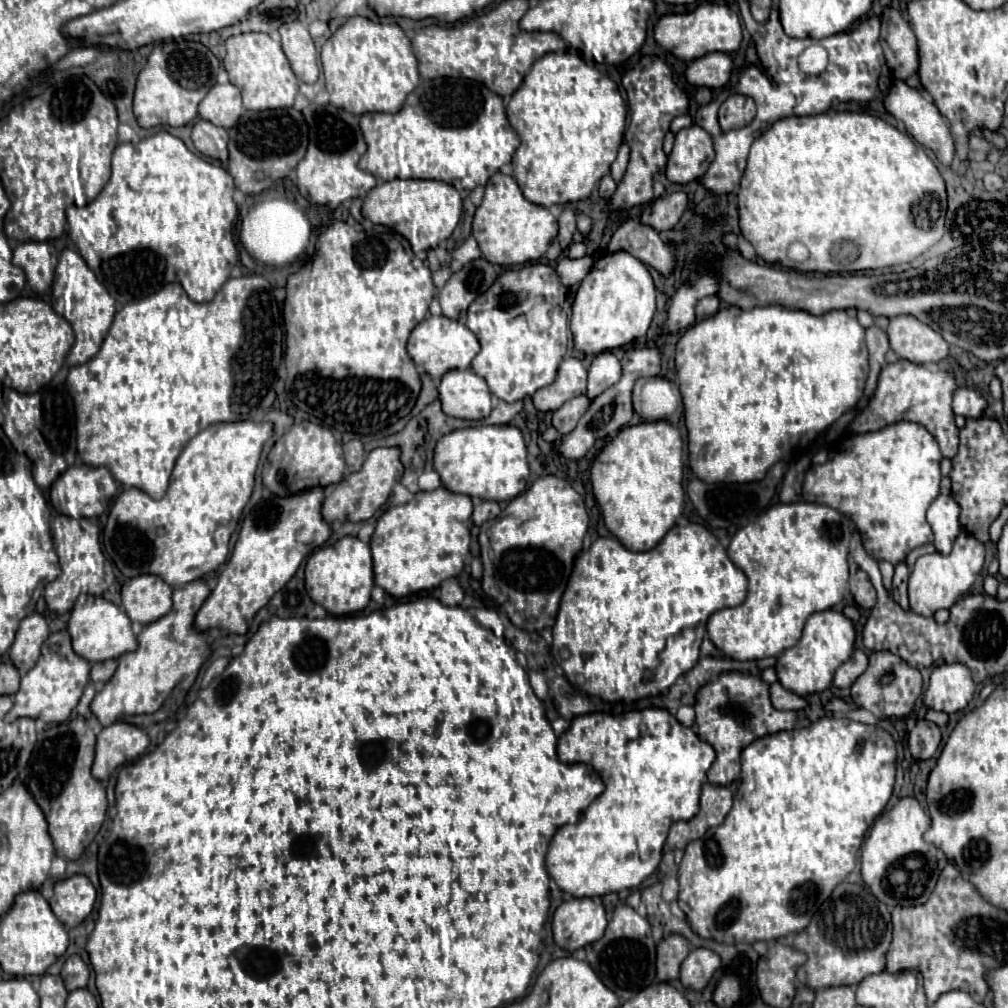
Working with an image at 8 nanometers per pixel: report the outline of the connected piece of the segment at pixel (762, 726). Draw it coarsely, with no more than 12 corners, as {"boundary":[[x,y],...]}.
{"boundary":[[740,672],[702,686],[698,736],[716,750],[708,782],[740,778],[740,752],[792,730],[766,682]]}

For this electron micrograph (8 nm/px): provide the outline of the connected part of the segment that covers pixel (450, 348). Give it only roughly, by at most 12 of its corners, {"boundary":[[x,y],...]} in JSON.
{"boundary":[[426,316],[408,354],[432,378],[470,368],[476,336],[458,320]]}

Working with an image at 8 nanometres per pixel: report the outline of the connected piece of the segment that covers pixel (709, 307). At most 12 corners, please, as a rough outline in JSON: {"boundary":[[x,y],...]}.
{"boundary":[[706,296],[696,304],[696,318],[718,312],[718,296]]}

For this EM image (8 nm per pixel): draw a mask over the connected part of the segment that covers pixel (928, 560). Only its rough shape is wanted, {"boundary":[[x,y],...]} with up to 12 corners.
{"boundary":[[962,532],[950,554],[920,556],[910,610],[934,616],[970,590],[986,548]]}

